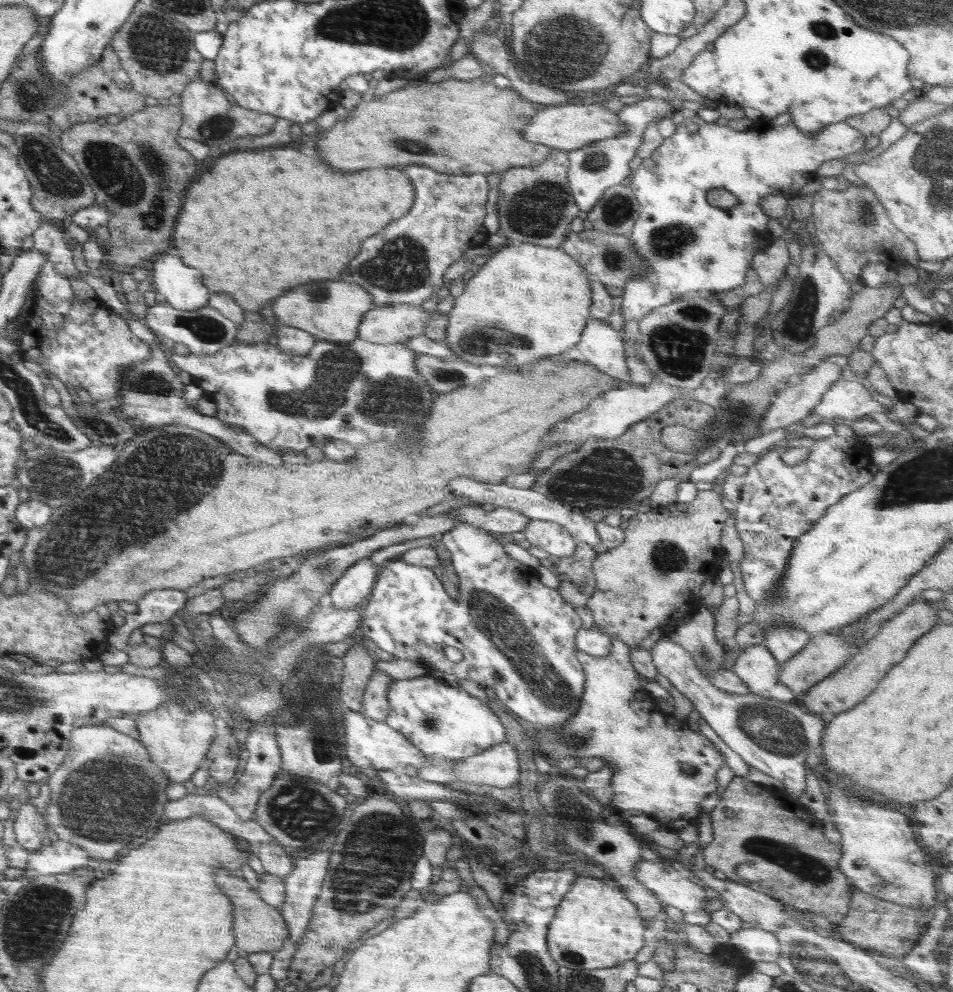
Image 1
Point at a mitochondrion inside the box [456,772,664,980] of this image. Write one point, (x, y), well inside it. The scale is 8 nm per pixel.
(577, 812)

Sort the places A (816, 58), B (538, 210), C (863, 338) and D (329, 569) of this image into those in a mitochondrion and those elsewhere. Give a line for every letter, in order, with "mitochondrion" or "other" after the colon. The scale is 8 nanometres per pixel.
A: mitochondrion
B: mitochondrion
C: other
D: mitochondrion

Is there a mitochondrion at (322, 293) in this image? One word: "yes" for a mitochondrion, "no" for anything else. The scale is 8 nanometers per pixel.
yes

